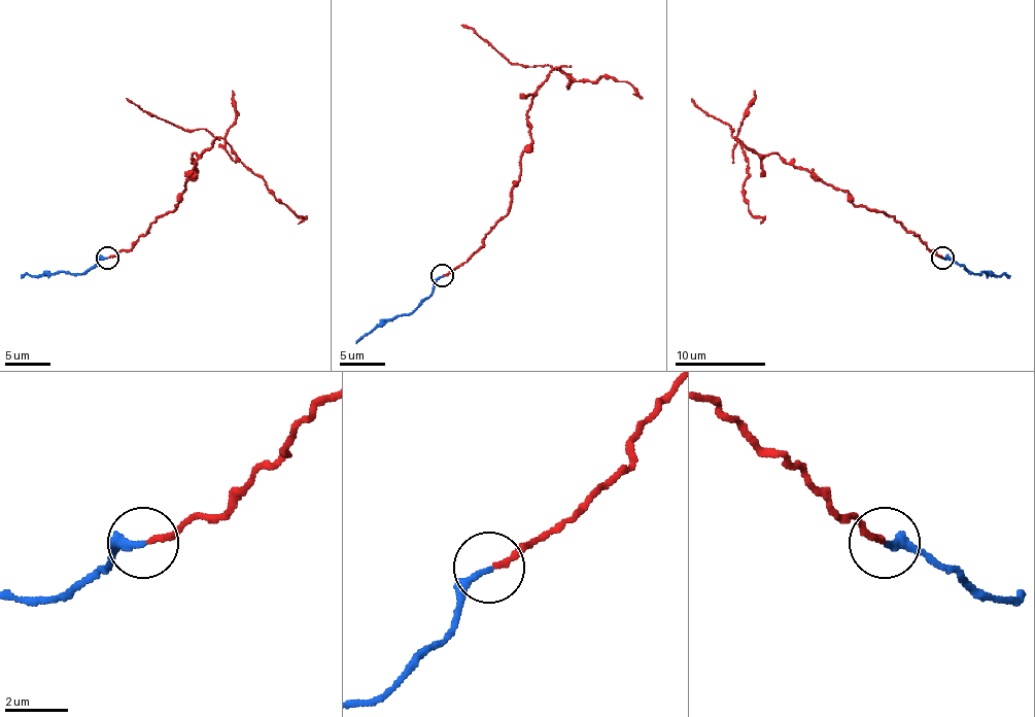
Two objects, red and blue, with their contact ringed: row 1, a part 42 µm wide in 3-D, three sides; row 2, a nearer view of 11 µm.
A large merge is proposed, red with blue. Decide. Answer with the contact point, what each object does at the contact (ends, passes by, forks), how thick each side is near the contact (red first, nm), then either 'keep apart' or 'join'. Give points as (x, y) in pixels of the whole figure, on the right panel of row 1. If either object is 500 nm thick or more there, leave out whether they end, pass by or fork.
at (942, 258); red ends there; blue ends there; 180 nm thick on the red side, 260 nm on the other; keep apart

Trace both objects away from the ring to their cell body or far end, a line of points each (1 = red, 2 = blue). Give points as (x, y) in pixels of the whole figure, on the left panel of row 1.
1: (108, 257), (129, 250), (176, 207), (197, 173), (195, 152), (203, 152), (221, 137), (296, 216), (307, 218)
2: (106, 257), (83, 273), (21, 277)

